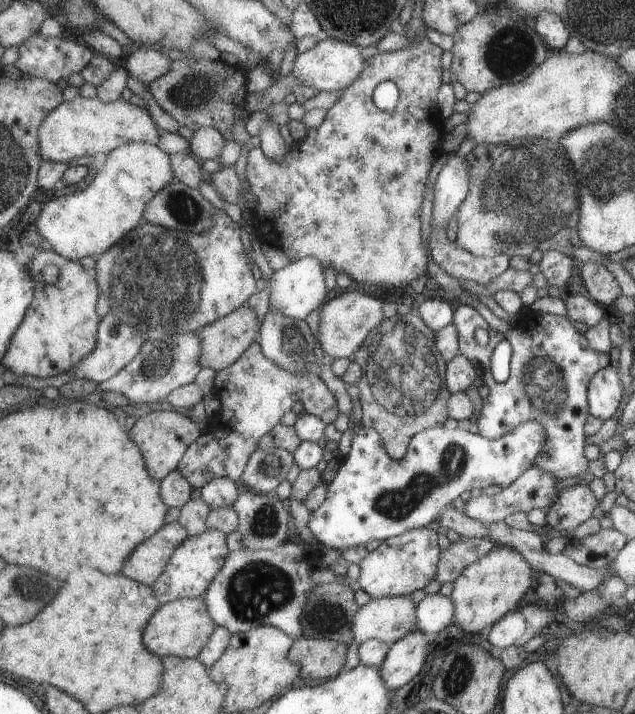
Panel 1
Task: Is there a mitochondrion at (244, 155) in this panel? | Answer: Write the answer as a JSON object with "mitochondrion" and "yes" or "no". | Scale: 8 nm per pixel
{"mitochondrion":"no"}

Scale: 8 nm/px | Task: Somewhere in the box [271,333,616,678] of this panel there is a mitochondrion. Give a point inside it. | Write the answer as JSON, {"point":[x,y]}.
{"point":[544,391]}

